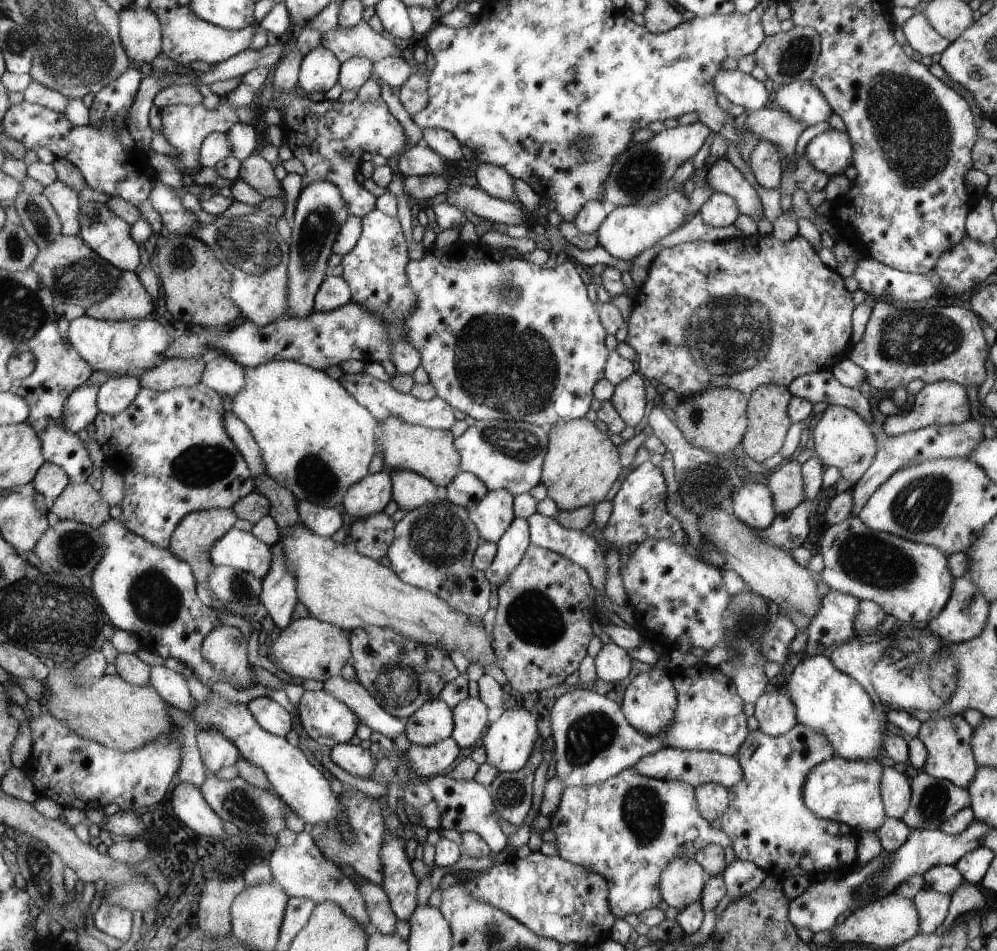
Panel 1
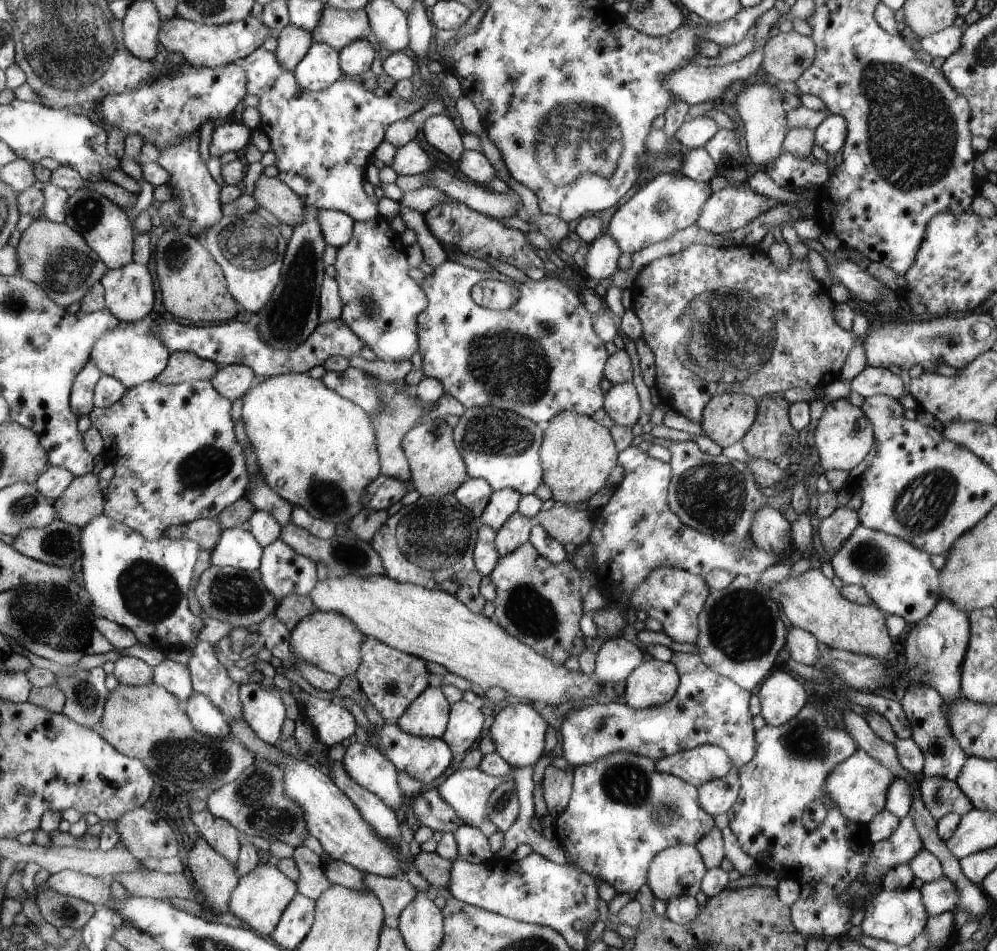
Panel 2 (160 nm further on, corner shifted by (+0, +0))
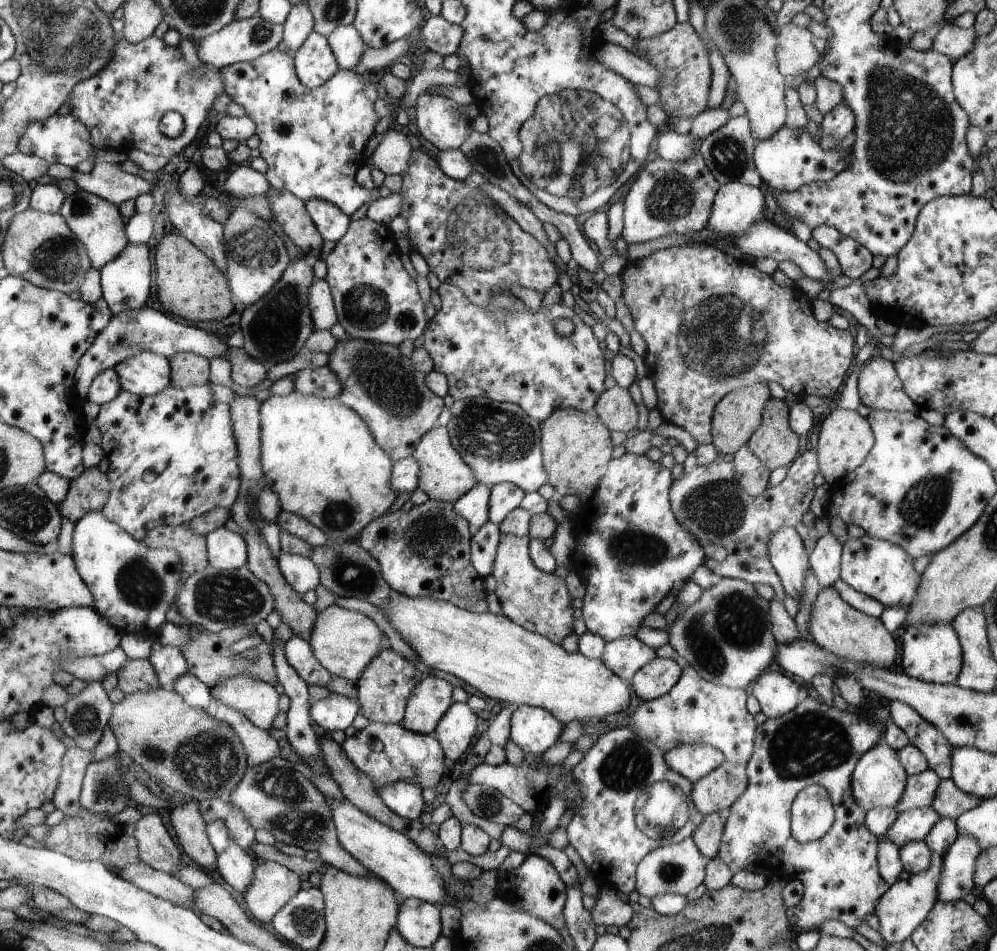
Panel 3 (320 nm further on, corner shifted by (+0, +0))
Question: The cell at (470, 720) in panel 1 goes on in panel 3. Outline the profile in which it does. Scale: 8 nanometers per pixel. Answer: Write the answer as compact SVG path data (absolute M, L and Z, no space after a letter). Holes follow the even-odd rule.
M467 703L452 705L440 720L434 735L439 739L448 763L454 763L466 754L476 736L476 722L478 718Z

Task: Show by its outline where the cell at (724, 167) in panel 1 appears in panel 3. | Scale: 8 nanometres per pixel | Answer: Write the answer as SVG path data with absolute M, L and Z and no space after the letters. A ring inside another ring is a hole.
M668 123L656 135L656 142L658 142L658 154L662 158L683 161L695 155L693 138L690 134L680 134L668 127Z

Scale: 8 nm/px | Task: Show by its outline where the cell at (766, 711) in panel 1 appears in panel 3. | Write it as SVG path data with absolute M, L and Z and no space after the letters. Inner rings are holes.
M764 671L752 686L752 695L767 718L778 718L794 710L804 695L799 684L778 671Z

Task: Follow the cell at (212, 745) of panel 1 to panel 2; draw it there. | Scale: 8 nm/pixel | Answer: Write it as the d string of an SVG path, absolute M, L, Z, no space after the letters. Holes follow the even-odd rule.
M193 692L184 706L193 725L200 733L212 738L226 738L230 736L230 725L226 722L223 712L212 704L203 694Z

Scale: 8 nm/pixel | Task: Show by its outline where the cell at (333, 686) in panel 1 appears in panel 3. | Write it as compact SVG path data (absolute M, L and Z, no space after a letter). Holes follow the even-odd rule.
M292 635L285 642L286 660L296 670L300 678L316 686L325 686L330 682L332 675L326 670L314 656L311 644L301 636Z

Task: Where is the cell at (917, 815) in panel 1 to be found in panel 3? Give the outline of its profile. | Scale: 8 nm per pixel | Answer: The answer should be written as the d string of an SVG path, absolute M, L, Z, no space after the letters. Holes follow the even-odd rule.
M941 779L931 807L940 813L940 816L956 820L963 812L973 809L981 803L981 798L965 793L952 779Z

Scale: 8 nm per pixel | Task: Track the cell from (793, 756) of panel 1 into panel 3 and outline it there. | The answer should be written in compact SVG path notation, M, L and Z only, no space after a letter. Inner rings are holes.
M803 695L799 703L796 705L794 710L788 711L786 714L780 715L778 718L769 718L763 724L759 724L755 730L754 739L754 750L752 756L747 762L747 775L748 775L748 786L744 791L744 794L737 798L736 802L730 807L730 815L723 826L722 842L720 843L720 848L718 851L718 856L724 859L724 862L728 864L730 870L733 874L740 872L740 870L746 870L751 865L754 867L762 867L772 873L782 874L787 877L788 880L796 879L803 884L803 897L802 900L795 907L787 907L786 916L788 917L789 924L792 926L793 930L799 931L809 931L809 930L819 930L819 926L824 921L829 921L830 919L840 920L852 928L860 926L860 924L866 923L866 918L870 914L875 914L876 905L878 904L879 898L890 888L882 876L880 876L879 868L877 865L877 840L879 839L875 834L872 834L865 825L865 814L867 813L864 808L860 806L859 802L853 797L851 784L852 784L852 773L856 768L860 757L868 752L872 747L878 744L878 740L882 738L882 726L880 721L876 717L872 717L867 714L866 711L848 711L840 710L836 707L827 705L825 702L818 702L814 698ZM810 785L820 785L823 786L830 795L831 801L833 802L833 807L835 810L835 821L833 822L832 828L825 834L824 838L815 841L808 841L805 843L798 842L791 833L791 806L793 803L793 798L807 786Z

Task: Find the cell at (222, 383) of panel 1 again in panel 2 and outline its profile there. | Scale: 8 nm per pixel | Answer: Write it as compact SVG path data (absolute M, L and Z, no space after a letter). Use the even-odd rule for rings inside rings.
M217 365L211 378L212 386L232 402L238 403L243 394L250 390L255 372L248 365Z

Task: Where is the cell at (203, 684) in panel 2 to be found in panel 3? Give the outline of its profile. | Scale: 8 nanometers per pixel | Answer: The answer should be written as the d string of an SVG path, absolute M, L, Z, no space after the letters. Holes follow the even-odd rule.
M220 699L213 700L207 713L227 722L235 729L246 748L248 767L263 765L279 755L278 742L272 738L269 731L254 726L246 715L234 710Z

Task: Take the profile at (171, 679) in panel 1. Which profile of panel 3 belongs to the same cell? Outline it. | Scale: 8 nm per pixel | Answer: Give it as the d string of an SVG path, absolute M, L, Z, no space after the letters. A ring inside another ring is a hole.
M155 642L147 659L155 667L164 690L172 691L173 682L189 670L180 648L175 646L165 646Z

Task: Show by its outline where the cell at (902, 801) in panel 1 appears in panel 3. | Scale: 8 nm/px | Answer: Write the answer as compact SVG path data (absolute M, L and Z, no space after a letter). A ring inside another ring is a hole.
M930 768L917 775L908 775L903 797L895 809L900 813L912 807L930 807L940 781L939 774Z

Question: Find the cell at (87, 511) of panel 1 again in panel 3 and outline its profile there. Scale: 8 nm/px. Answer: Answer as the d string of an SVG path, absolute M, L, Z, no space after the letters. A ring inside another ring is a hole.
M88 467L74 481L70 481L66 498L57 505L59 513L72 522L88 511L100 511L111 490L111 479L98 467Z

